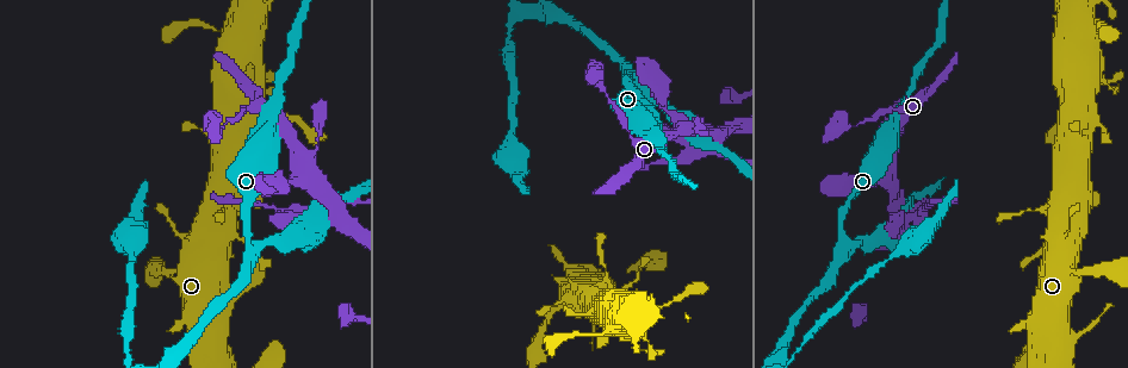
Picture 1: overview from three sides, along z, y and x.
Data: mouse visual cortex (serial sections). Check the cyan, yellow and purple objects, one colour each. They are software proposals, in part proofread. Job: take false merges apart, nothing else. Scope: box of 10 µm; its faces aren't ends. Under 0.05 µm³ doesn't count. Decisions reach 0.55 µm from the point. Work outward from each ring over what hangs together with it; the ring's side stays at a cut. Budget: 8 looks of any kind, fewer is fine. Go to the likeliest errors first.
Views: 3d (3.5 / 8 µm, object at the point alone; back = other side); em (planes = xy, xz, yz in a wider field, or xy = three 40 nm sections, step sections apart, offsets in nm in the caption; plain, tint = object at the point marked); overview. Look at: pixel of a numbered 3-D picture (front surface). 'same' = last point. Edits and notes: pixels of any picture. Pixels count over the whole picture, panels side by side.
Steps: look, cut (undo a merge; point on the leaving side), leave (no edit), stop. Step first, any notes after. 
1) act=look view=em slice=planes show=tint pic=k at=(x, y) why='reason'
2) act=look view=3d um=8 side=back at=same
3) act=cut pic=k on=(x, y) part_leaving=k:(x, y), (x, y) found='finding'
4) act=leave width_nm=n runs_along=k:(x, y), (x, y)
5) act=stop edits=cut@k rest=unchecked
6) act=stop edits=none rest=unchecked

act=look view=3d um=8 pic=1 at=(610, 327) why='abrupt turn'

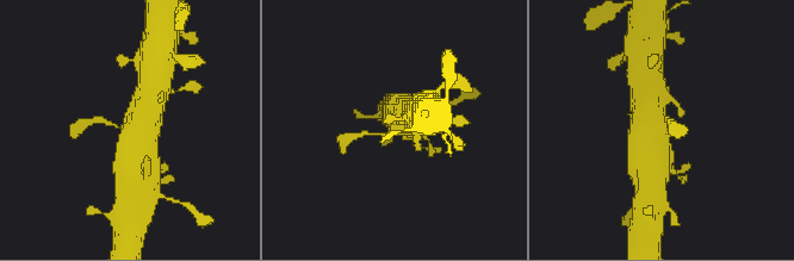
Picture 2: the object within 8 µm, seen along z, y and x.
act=look view=em slice=xy step=2 show=tint at=same why='need the tissue'

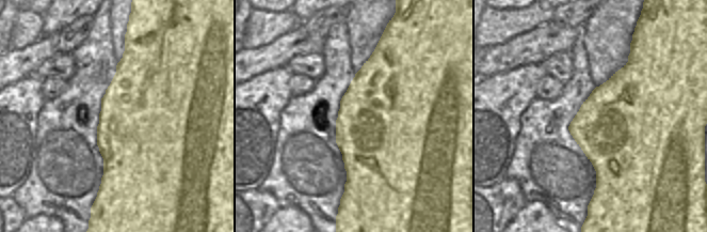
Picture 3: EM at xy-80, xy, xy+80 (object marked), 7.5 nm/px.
act=leave runs_along=2:(128, 168), (128, 154), (149, 104) found='all the same cell'

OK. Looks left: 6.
act=look view=3d um=3.5 pic=1 at=(249, 247) why='abrupt turn'

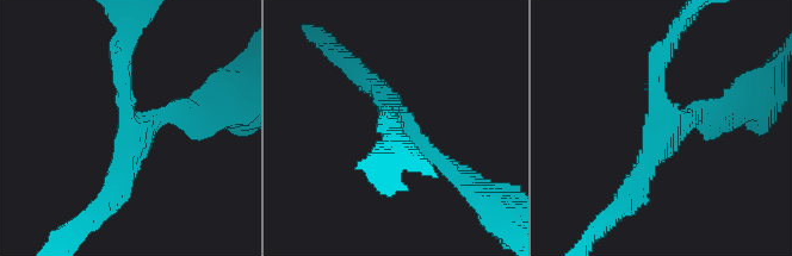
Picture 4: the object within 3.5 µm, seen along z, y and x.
act=look view=em slice=xy step=1 show=tint pic=4 at=(662, 127) arms=3 arm_widths_nm=200,250,300

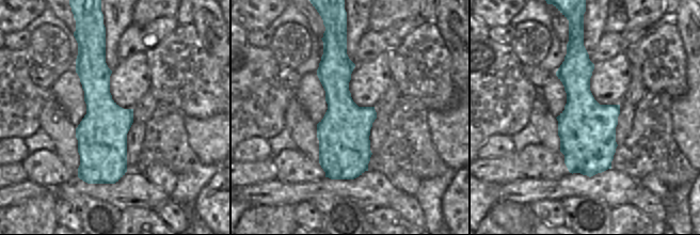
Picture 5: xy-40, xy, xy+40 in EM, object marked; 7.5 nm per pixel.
act=leave runs_along=5:(98, 46), (102, 159), (112, 181) found='all the same cell'

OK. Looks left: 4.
act=look view=3d um=8 pic=1 at=(312, 174) why='four-way junction'

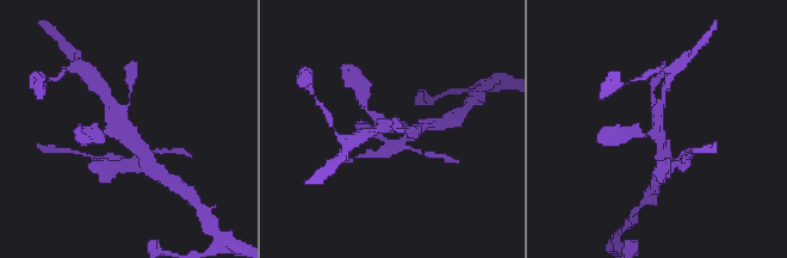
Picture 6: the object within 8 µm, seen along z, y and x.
act=look view=em slice=xy step=1 show=tint at=same arms=4 arm_widths_nm=150,150,250,300 why='shape alone is not enough'

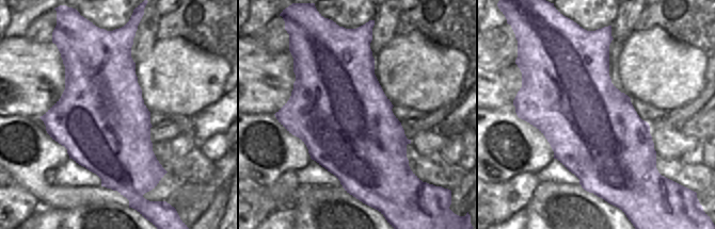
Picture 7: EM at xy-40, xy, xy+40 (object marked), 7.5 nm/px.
act=leave runs_along=6:(107, 97), (122, 129), (147, 153) found='one cell here'

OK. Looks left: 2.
act=stop edits=none rest=unchecked

